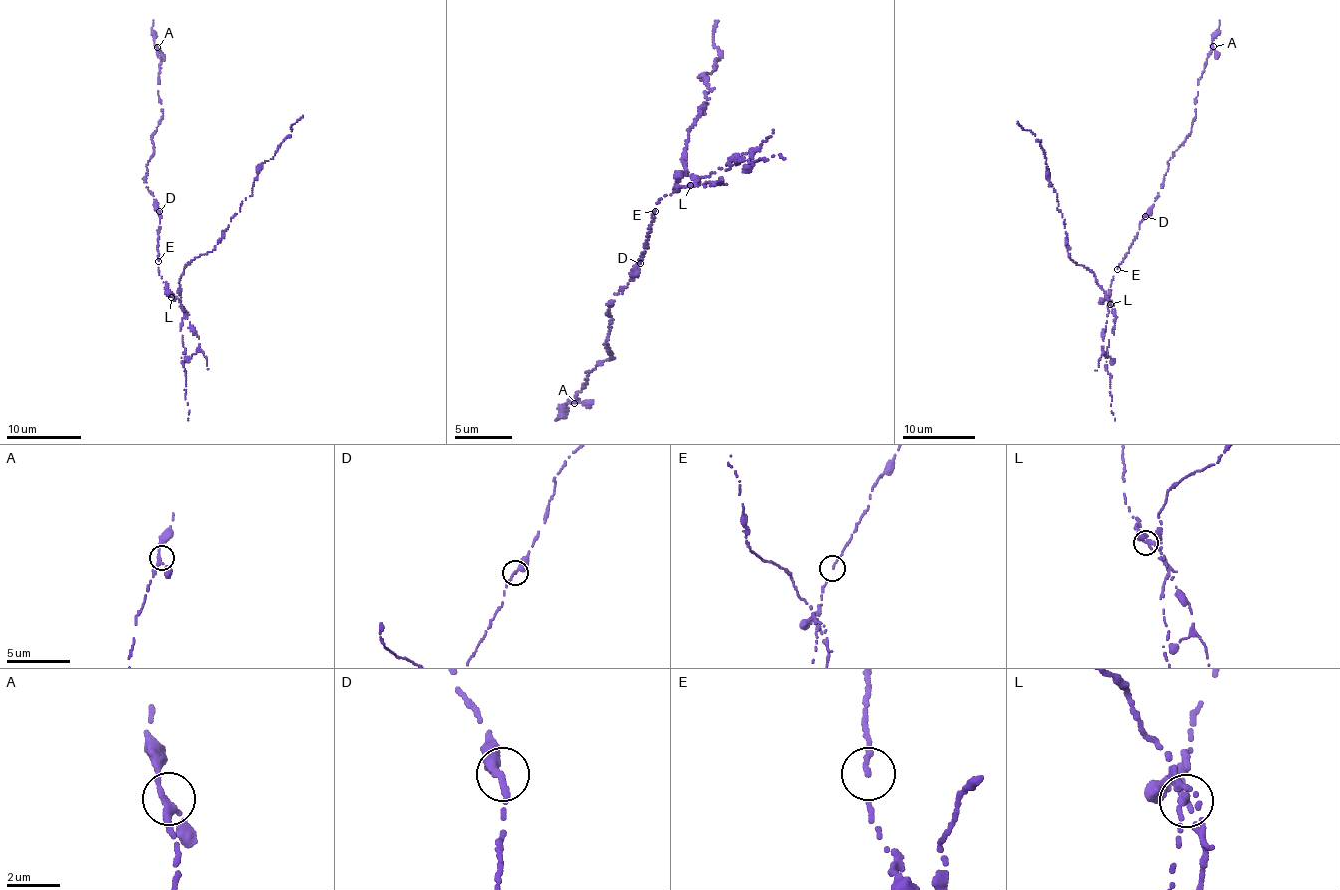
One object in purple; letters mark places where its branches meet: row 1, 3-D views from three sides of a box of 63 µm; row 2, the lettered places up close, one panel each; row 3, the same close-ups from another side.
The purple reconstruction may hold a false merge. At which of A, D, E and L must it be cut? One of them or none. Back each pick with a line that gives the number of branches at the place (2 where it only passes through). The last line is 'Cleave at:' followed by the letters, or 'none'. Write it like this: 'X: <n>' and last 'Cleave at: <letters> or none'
L: 3
Cleave at: L

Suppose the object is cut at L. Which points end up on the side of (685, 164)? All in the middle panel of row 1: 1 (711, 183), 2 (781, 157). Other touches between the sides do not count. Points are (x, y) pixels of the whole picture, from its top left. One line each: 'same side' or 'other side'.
1: same side
2: same side

